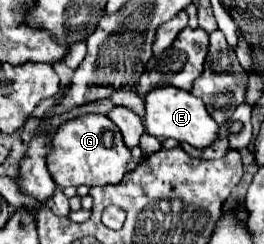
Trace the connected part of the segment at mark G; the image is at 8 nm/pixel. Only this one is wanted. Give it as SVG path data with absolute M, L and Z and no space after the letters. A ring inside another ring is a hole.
M85 114L61 124L57 140L53 140L53 164L49 172L57 186L107 186L119 184L125 176L125 164L131 160L131 150L125 148L119 128L101 114Z

